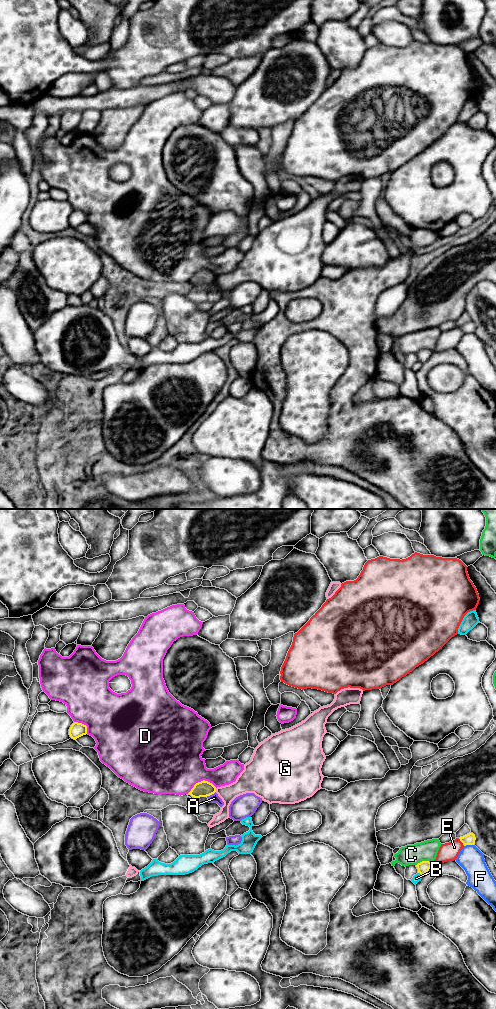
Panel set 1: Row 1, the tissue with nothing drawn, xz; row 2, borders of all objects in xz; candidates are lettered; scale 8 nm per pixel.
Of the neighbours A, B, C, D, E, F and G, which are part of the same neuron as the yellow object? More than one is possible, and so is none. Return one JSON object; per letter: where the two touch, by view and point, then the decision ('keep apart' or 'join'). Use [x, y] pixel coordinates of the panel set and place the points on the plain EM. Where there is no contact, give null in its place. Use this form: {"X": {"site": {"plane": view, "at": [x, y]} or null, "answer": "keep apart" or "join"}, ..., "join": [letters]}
{"A": {"site": {"plane": "xz", "at": [210, 282]}, "answer": "keep apart"}, "B": {"site": {"plane": "xz", "at": [420, 361]}, "answer": "keep apart"}, "C": {"site": {"plane": "xz", "at": [424, 349]}, "answer": "keep apart"}, "D": {"site": {"plane": "xz", "at": [201, 269]}, "answer": "keep apart"}, "E": {"site": {"plane": "xz", "at": [461, 329]}, "answer": "keep apart"}, "F": {"site": {"plane": "xz", "at": [468, 332]}, "answer": "keep apart"}, "G": {"site": {"plane": "xz", "at": [215, 278]}, "answer": "keep apart"}, "join": []}

